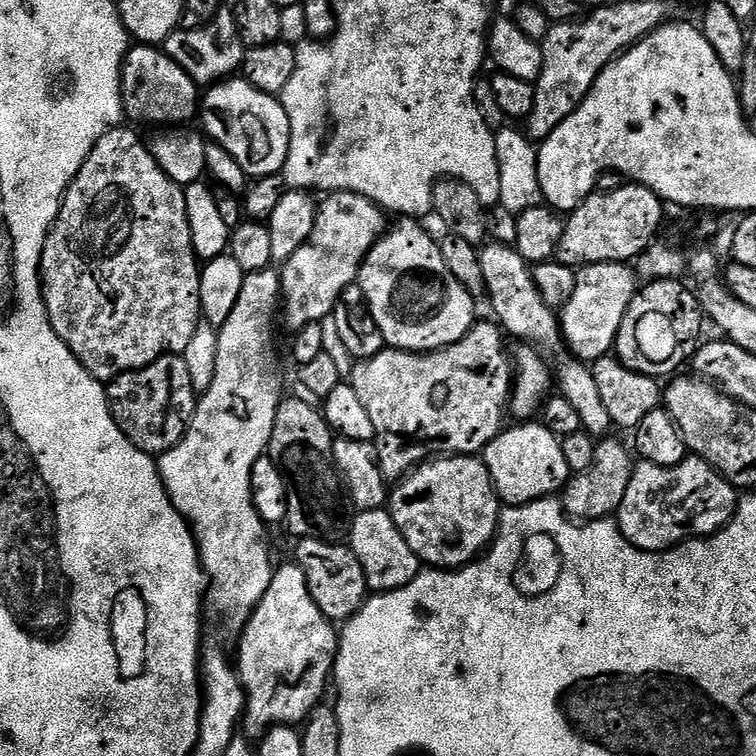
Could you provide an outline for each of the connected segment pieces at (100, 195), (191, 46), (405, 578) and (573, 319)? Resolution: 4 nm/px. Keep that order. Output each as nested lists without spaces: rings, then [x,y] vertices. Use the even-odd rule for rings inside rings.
[[[113,126],[106,135],[98,138],[98,142],[92,147],[92,153],[86,158],[86,162],[80,167],[80,173],[68,183],[68,189],[64,191],[64,198],[60,201],[60,212],[56,215],[56,221],[48,231],[48,237],[42,250],[40,259],[40,282],[44,289],[44,305],[48,311],[50,322],[66,342],[66,346],[82,362],[82,366],[96,380],[111,382],[119,378],[123,372],[133,372],[144,368],[147,364],[154,363],[159,356],[169,354],[182,354],[194,338],[195,330],[202,323],[200,310],[200,274],[201,261],[198,259],[192,239],[190,238],[190,218],[186,214],[186,198],[184,188],[176,184],[158,166],[158,162],[152,156],[151,147],[144,144],[131,132],[131,127]]]
[[[221,10],[208,24],[184,26],[171,32],[162,47],[164,53],[174,58],[174,62],[178,62],[178,66],[182,66],[182,70],[186,70],[186,74],[190,74],[190,78],[198,86],[218,84],[239,73],[246,51],[238,34],[238,26],[228,10]]]
[[[375,508],[369,512],[357,511],[352,517],[347,543],[358,558],[358,562],[362,562],[366,582],[373,593],[398,590],[414,582],[414,578],[422,570],[418,554],[410,550],[410,542],[402,538],[402,530],[398,530],[392,513],[384,508]]]
[[[627,263],[585,264],[576,273],[576,286],[570,302],[559,313],[560,331],[576,359],[591,362],[609,355],[616,347],[622,318],[636,297],[638,277]]]

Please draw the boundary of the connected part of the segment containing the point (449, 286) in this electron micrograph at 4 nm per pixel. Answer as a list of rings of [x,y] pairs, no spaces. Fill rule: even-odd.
[[[404,218],[404,232],[396,228],[396,236],[387,240],[383,235],[381,240],[372,248],[367,258],[364,259],[364,264],[360,268],[360,275],[358,283],[360,289],[364,291],[364,301],[370,306],[370,310],[374,314],[374,322],[378,322],[378,326],[384,335],[384,343],[390,348],[399,348],[402,352],[437,352],[440,348],[449,348],[452,344],[457,344],[465,334],[472,329],[472,325],[477,323],[478,316],[476,316],[477,301],[471,296],[469,292],[464,289],[462,282],[458,282],[458,278],[454,278],[454,274],[450,274],[450,270],[446,270],[446,262],[442,262],[442,254],[440,253],[440,245],[427,232],[427,227],[423,223],[419,223],[416,228],[412,228],[412,218]]]

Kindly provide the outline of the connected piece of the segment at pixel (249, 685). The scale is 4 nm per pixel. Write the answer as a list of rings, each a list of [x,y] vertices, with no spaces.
[[[298,566],[291,567],[277,567],[273,571],[270,586],[266,594],[262,594],[262,602],[253,610],[238,641],[240,687],[244,689],[246,697],[246,715],[242,724],[249,728],[249,733],[264,734],[277,726],[296,726],[307,721],[313,708],[321,703],[320,695],[327,684],[329,687],[334,672],[338,647],[337,625],[318,608],[318,602],[308,589],[304,571]]]

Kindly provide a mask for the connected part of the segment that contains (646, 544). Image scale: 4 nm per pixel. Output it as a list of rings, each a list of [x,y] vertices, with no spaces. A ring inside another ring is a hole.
[[[689,454],[678,466],[654,466],[654,462],[635,461],[626,498],[615,514],[624,537],[644,552],[667,552],[693,538],[715,536],[736,515],[738,492],[732,482],[710,462]]]

